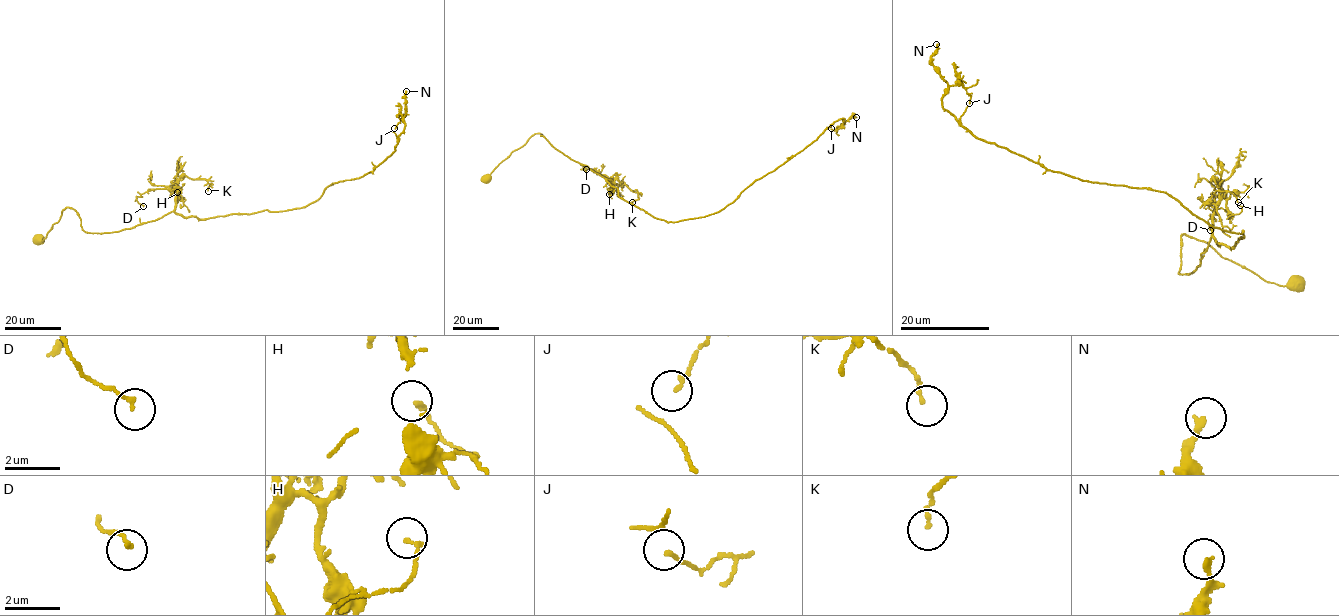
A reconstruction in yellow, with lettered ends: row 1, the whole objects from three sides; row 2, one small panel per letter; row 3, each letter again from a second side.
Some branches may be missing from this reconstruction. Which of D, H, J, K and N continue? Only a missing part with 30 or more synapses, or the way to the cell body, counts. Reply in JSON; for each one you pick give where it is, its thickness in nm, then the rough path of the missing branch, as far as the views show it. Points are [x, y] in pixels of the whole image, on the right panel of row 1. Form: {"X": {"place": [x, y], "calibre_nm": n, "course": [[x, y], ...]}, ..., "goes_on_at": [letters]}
{"goes_on_at": []}

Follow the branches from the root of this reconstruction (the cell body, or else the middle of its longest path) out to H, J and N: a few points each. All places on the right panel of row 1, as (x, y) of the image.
H: (1296, 285), (1265, 281), (1185, 234), (1179, 273), (1198, 267), (1218, 203), (1227, 201), (1232, 214), (1240, 205)
J: (1296, 285), (1185, 234), (1179, 273), (1243, 231), (980, 140), (942, 95), (969, 103)
N: (1296, 285), (1185, 234), (1179, 273), (1211, 236), (1233, 248), (1243, 231), (980, 140), (943, 107), (936, 44)

